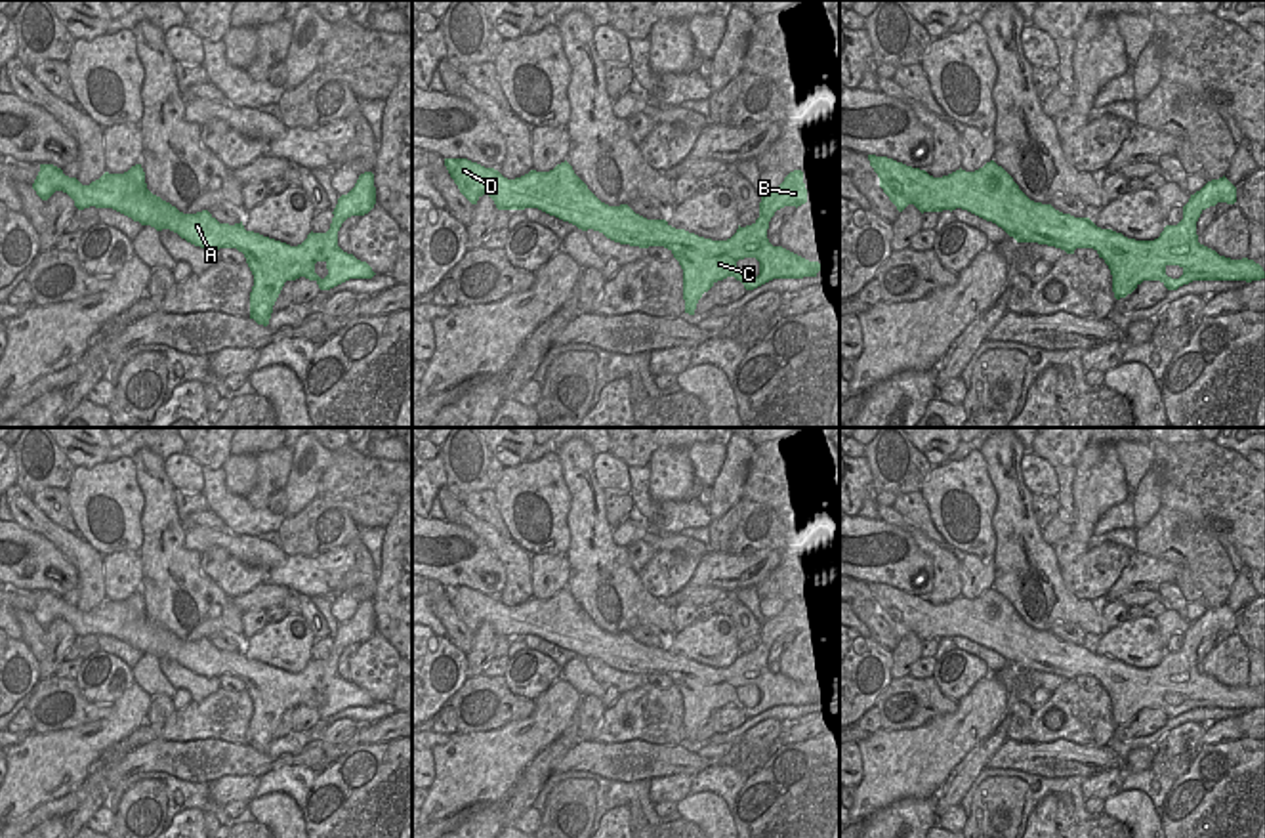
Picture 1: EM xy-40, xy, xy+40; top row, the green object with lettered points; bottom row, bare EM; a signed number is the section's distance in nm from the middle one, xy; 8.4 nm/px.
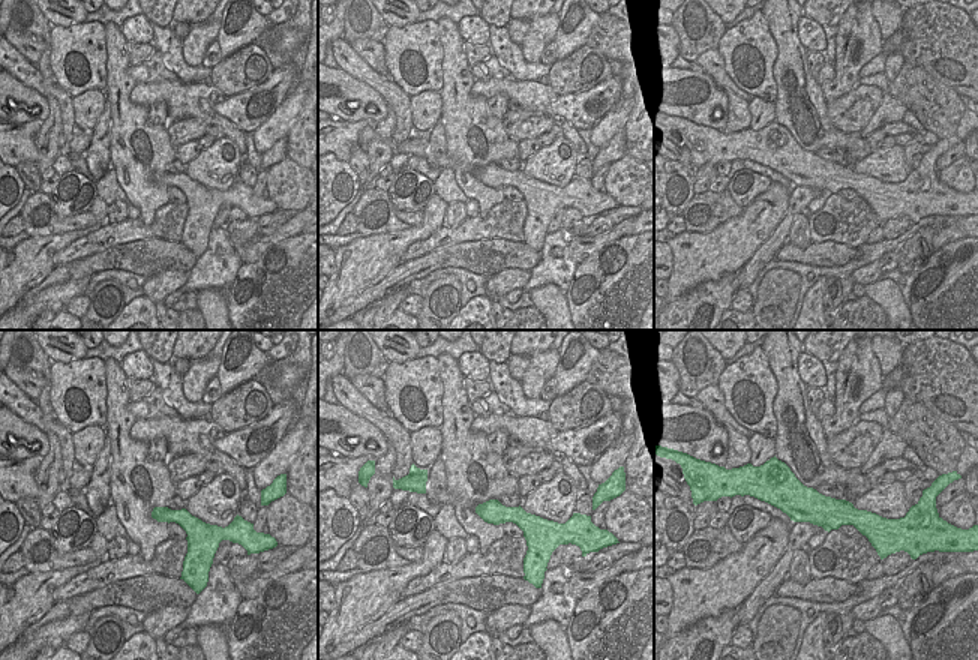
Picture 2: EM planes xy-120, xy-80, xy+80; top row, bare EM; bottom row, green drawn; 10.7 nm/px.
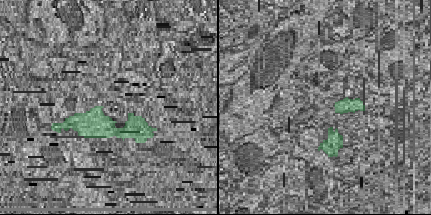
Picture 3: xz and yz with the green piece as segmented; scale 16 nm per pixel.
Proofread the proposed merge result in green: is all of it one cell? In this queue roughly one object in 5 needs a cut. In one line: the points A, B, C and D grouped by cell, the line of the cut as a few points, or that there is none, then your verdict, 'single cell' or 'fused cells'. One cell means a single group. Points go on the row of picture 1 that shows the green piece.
A B C D | no cut | single cell

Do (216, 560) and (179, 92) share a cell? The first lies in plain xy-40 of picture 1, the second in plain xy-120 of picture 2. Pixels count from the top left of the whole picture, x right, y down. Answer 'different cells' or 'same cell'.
different cells

